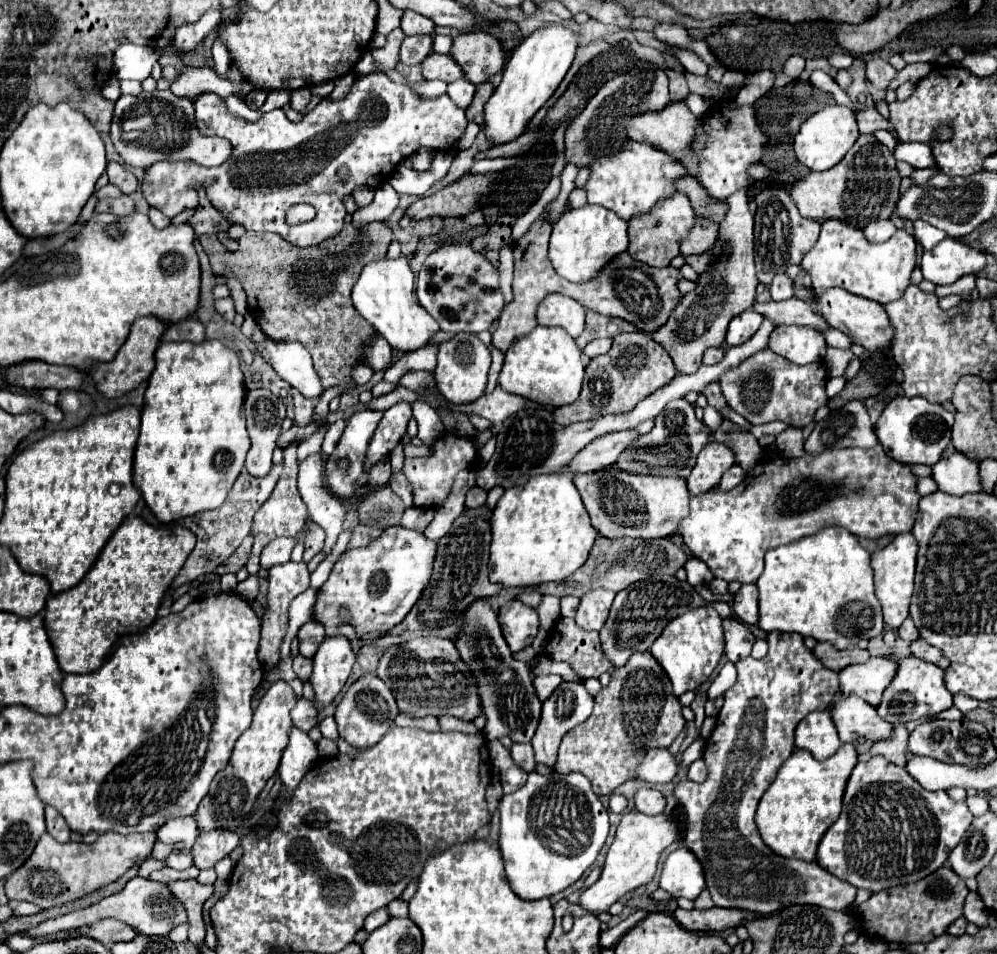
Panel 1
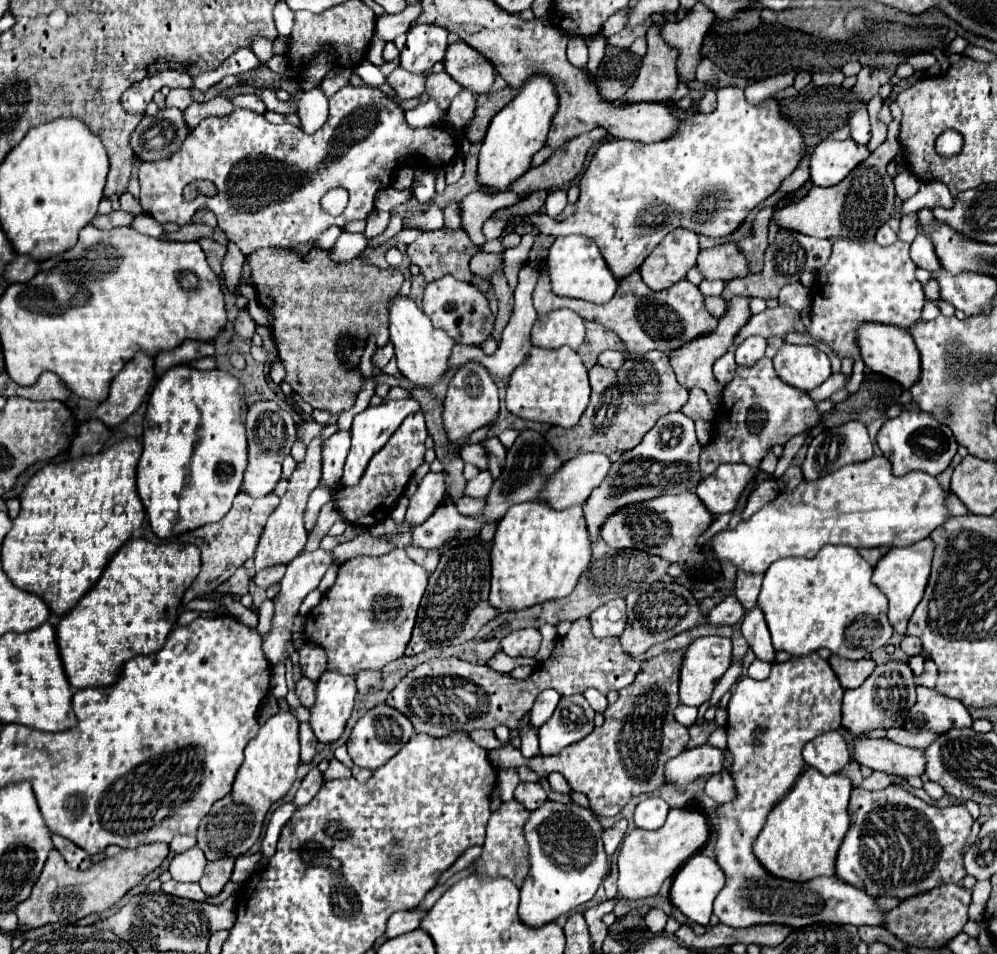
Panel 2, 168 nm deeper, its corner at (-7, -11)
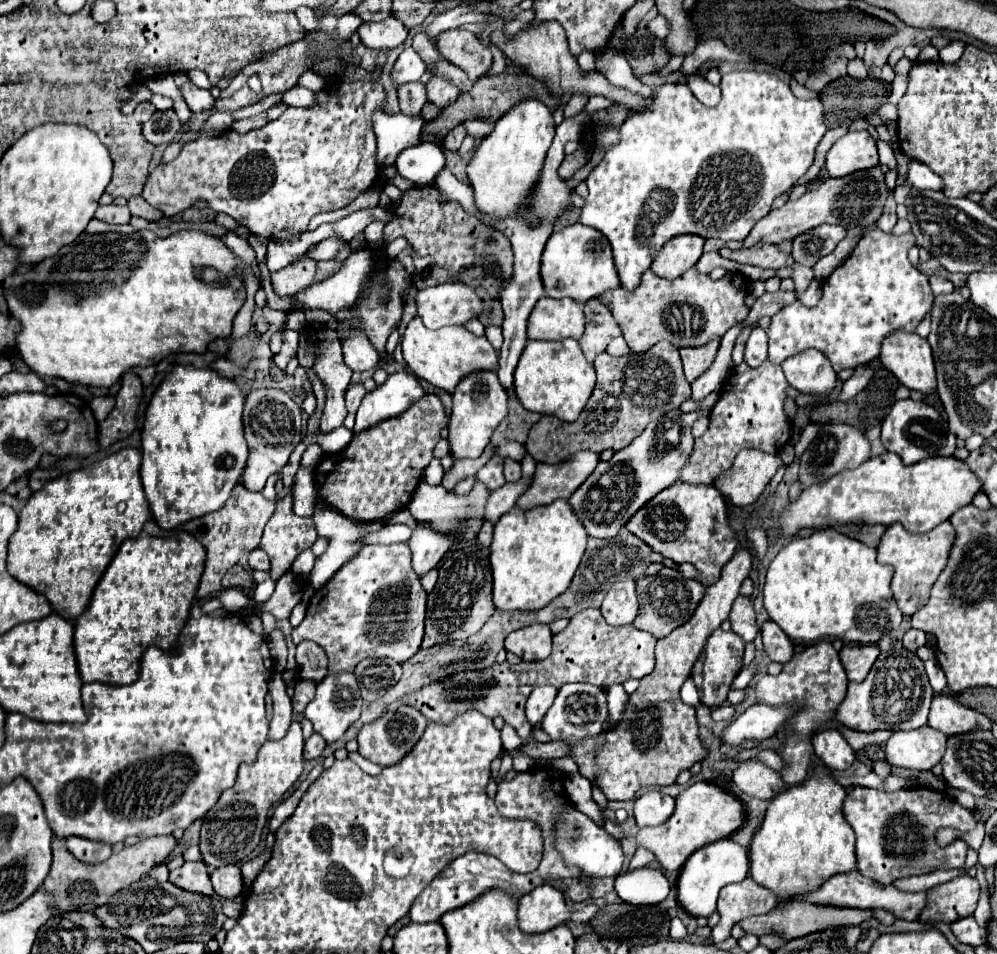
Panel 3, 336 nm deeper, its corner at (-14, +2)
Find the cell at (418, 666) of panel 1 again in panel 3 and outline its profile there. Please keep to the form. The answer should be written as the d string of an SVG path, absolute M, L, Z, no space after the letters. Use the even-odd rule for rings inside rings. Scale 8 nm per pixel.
M586 608L570 618L570 624L552 636L554 648L546 660L538 662L520 662L516 666L508 662L494 662L482 670L462 670L454 672L444 680L436 680L426 684L424 688L406 694L396 700L392 706L410 704L420 710L430 722L450 724L466 710L474 708L488 718L502 716L506 724L510 724L522 742L528 740L532 726L524 714L524 704L530 692L536 686L552 684L556 688L566 682L590 682L600 688L608 688L610 684L622 684L628 678L644 678L654 668L654 646L656 638L650 632L636 630L634 626L610 626L604 616L596 608Z

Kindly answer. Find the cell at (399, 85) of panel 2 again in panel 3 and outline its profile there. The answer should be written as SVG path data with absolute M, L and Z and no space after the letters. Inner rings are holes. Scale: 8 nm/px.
M410 82L398 88L400 96L400 110L406 114L420 114L422 106L426 104L426 84Z

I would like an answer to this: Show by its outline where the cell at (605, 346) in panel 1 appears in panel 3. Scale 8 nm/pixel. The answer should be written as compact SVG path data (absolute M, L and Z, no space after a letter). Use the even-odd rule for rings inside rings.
M620 336L620 338L616 338L616 340L612 340L612 342L608 344L606 352L608 352L610 356L626 356L626 354L630 352L630 348L628 348L626 340Z

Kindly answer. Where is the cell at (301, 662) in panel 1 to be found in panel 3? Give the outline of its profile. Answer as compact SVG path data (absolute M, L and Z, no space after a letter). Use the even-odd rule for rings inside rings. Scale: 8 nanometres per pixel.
M300 680L294 688L294 696L292 696L292 706L294 712L302 712L306 708L306 704L312 700L316 692L316 684L312 680Z

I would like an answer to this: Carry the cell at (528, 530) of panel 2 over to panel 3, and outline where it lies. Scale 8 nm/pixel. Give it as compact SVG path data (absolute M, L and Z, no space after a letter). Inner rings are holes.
M556 500L548 506L536 506L530 510L512 508L508 510L496 524L494 524L494 538L490 546L490 566L494 578L494 606L500 610L540 610L548 602L562 594L572 578L574 572L586 552L588 532L580 524L578 516L574 514L568 500Z

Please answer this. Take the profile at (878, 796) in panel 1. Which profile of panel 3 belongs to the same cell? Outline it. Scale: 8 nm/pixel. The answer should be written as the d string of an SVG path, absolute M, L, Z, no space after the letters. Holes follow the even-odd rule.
M856 786L844 800L844 814L856 832L856 868L880 884L892 884L898 878L928 874L938 868L962 868L966 862L966 842L956 838L942 848L936 844L936 832L940 828L954 828L964 834L976 826L972 810L930 788L904 788L888 794Z

